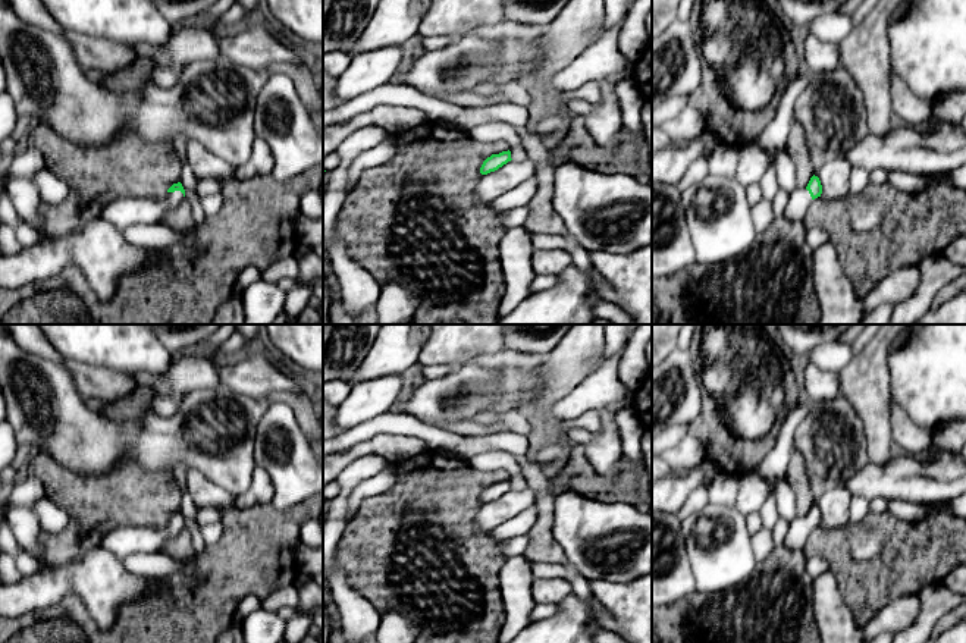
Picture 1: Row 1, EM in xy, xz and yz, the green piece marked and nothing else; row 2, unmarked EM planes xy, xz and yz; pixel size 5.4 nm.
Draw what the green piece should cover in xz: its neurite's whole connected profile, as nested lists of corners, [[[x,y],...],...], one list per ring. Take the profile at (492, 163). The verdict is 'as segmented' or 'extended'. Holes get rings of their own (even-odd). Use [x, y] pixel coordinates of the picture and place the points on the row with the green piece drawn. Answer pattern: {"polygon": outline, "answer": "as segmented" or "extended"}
{"polygon": [[[502,151],[499,154],[492,154],[490,157],[487,157],[482,167],[480,167],[480,173],[482,175],[487,175],[490,172],[498,170],[499,167],[502,167],[504,164],[506,164],[508,161],[511,161],[511,151]]], "answer": "as segmented"}

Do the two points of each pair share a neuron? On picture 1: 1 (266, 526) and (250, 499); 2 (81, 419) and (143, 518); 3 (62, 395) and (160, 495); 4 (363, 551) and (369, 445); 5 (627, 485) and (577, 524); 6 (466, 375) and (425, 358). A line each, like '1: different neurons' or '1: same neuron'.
1: different neurons
2: different neurons
3: different neurons
4: different neurons
5: different neurons
6: different neurons

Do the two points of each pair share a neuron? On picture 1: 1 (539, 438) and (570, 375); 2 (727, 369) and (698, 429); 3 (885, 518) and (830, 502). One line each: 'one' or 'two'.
1: one
2: one
3: two

